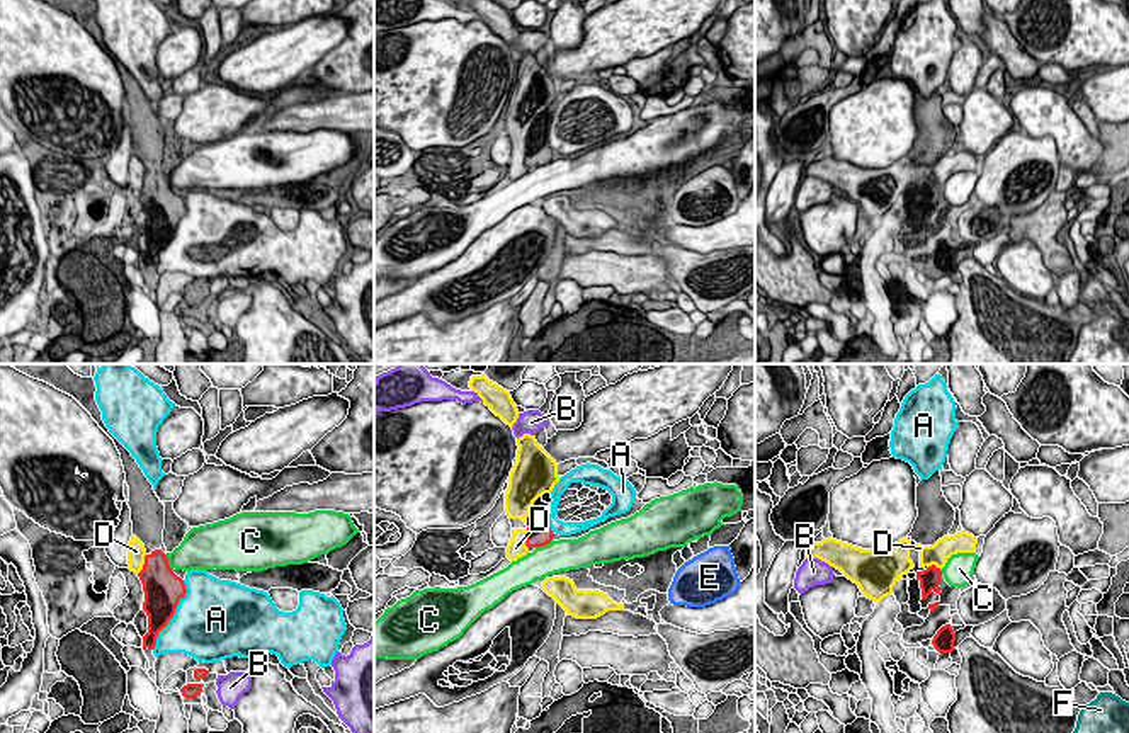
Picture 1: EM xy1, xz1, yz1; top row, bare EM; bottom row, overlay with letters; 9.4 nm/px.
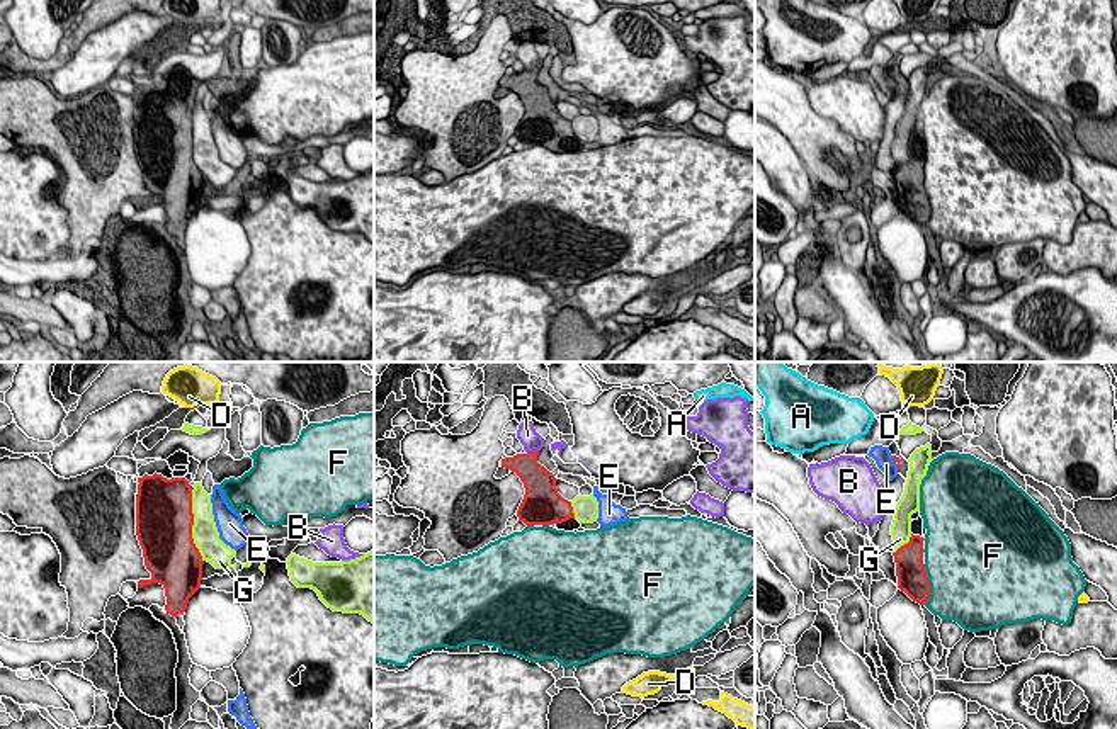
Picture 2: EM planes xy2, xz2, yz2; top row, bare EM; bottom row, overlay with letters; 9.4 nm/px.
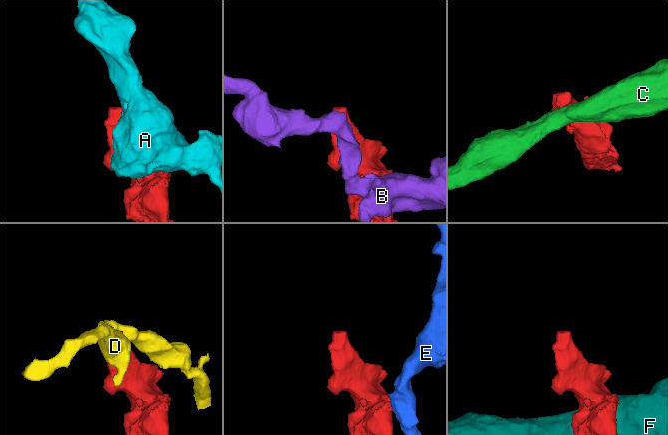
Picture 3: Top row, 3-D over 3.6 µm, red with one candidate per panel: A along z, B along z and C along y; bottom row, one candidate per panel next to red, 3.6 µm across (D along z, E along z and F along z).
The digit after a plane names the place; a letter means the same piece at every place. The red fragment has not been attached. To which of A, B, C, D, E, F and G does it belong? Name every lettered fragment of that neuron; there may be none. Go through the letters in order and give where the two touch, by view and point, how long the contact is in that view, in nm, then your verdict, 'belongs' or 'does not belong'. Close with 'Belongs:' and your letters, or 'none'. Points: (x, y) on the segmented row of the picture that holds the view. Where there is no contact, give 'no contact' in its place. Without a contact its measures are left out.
A: xy1 (174, 613) | 700 nm | does not belong
B: xz2 (534, 451) | 110 nm | does not belong
C: xz1 (543, 545) | 180 nm | does not belong
D: xy1 (143, 565) | 200 nm | does not belong
E: yz2 (895, 461) | 170 nm | does not belong
F: yz2 (929, 585) | 380 nm | does not belong
G: xy2 (192, 524) | 700 nm | does not belong
Belongs: none

